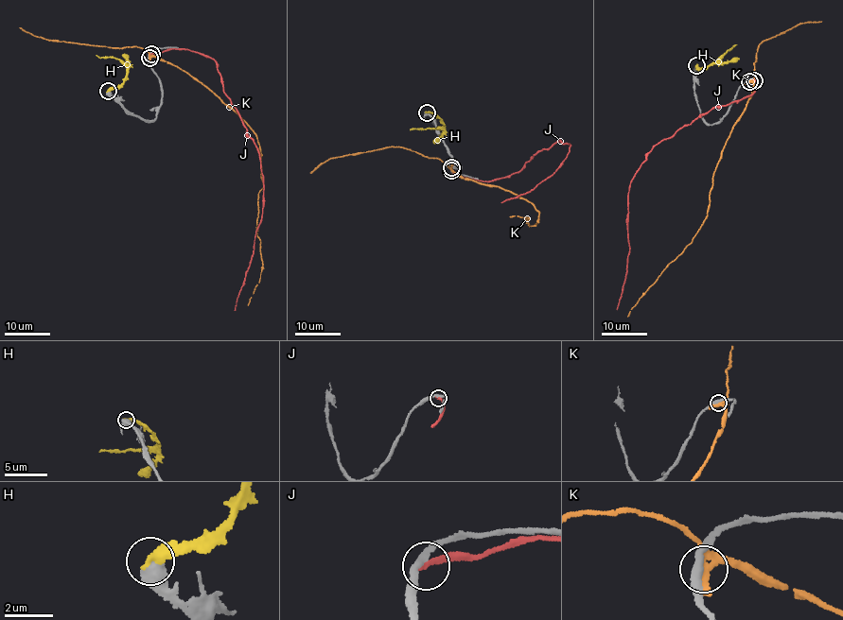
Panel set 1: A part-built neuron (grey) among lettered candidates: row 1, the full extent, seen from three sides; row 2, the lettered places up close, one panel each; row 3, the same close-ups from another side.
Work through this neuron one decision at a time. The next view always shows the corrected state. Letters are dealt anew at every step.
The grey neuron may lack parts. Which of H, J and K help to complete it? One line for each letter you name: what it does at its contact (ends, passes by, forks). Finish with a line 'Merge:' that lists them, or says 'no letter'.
H: it ends there
Merge: H

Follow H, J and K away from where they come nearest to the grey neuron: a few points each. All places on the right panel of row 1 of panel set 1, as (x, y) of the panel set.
H: (696, 65), (706, 68), (736, 44)
J: (754, 80), (757, 86), (752, 95), (713, 106), (661, 140), (636, 172), (628, 200), (626, 275), (617, 309)
K: (749, 80), (753, 86), (750, 95), (718, 162), (705, 220), (692, 243), (659, 275), (627, 317)

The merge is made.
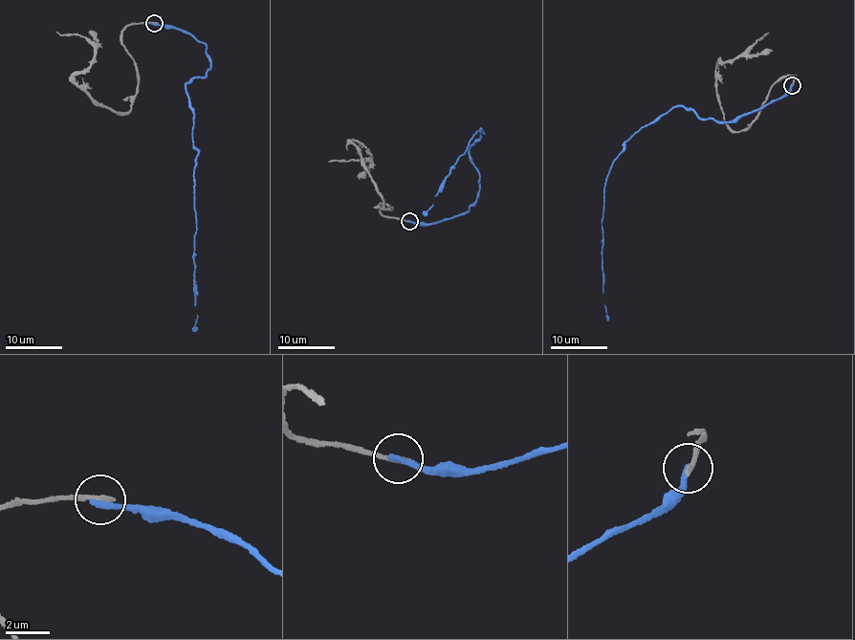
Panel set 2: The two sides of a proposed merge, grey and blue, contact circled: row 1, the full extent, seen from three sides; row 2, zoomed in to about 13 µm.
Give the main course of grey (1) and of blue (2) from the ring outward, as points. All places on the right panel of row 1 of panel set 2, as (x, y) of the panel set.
1: (792, 85), (797, 75), (780, 77), (757, 118), (728, 127), (718, 60), (768, 33)
2: (792, 85), (781, 99), (730, 121), (696, 117), (690, 109), (675, 105), (624, 143), (603, 197), (608, 320)

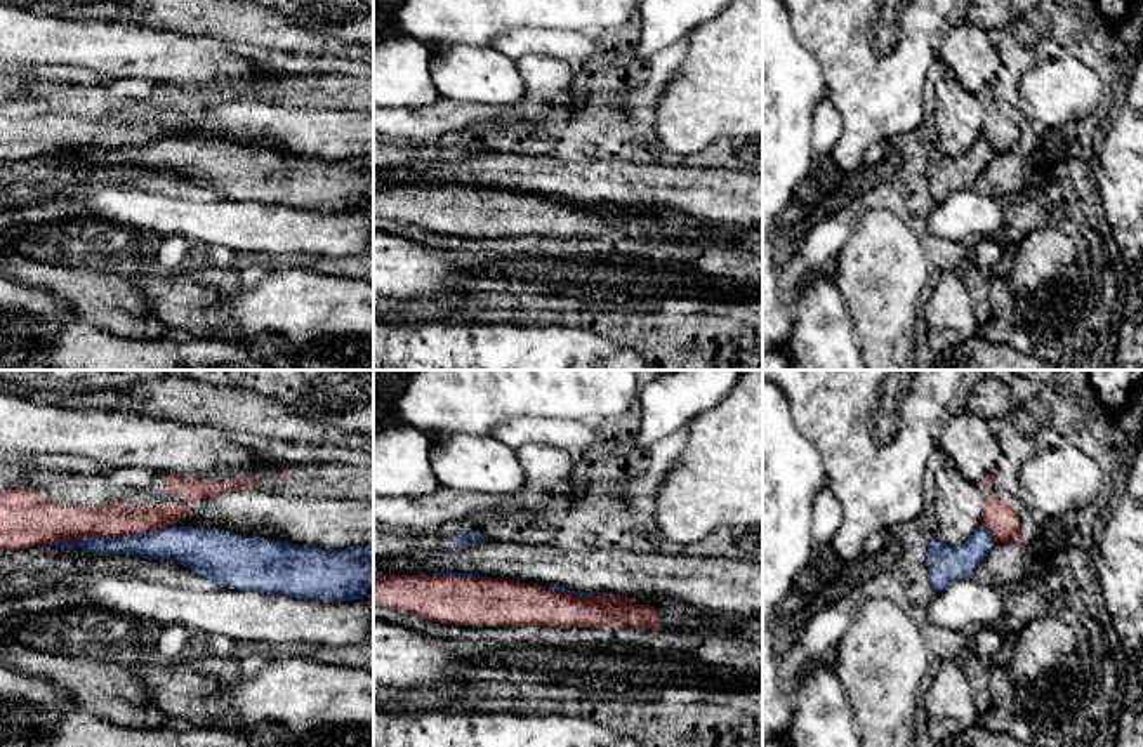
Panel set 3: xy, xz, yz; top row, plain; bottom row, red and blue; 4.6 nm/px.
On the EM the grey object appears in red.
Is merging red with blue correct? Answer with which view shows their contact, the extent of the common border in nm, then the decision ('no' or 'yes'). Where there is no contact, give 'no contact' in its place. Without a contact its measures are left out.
xy | 550 nm | no

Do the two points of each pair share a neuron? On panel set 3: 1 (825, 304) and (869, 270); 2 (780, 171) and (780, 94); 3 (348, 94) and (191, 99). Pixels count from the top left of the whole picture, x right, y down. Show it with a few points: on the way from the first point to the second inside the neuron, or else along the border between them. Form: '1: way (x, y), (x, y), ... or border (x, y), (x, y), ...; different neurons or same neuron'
1: border (834, 278), (855, 332); different neurons
2: way (780, 152), (780, 113); same neuron
3: way (310, 94), (247, 94), (230, 98); same neuron

